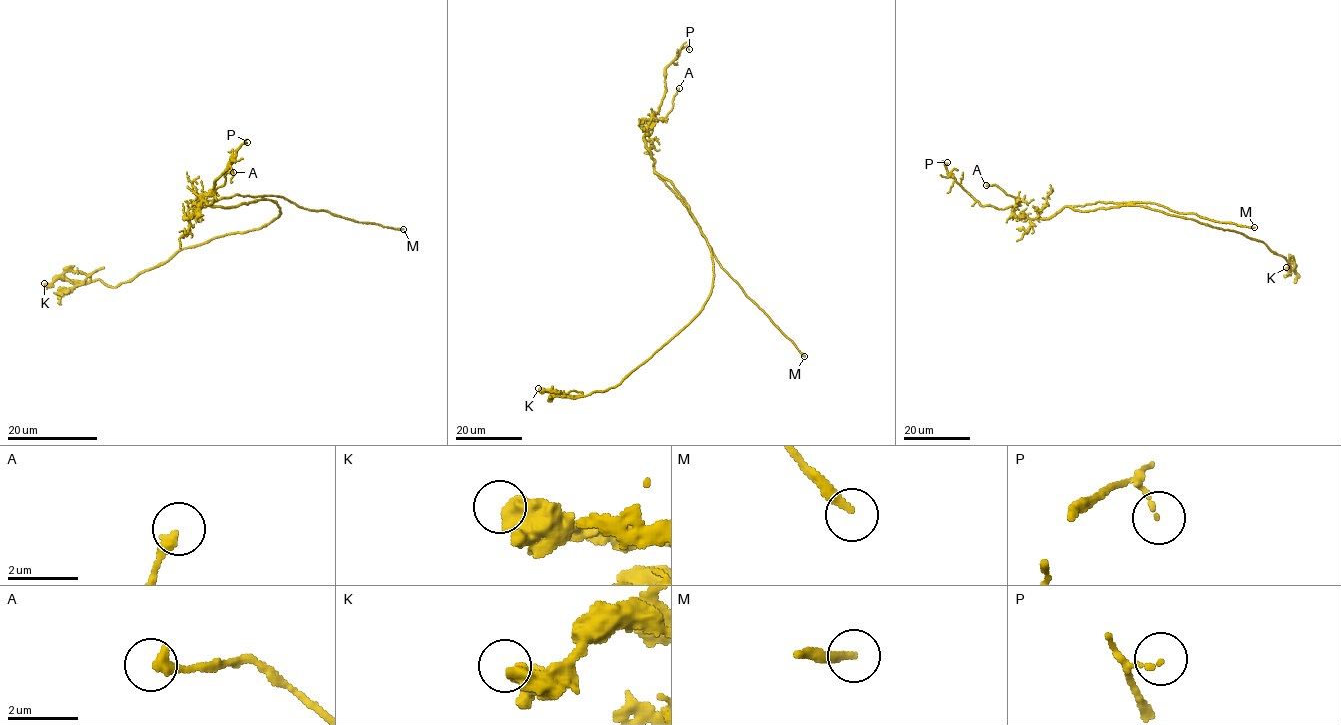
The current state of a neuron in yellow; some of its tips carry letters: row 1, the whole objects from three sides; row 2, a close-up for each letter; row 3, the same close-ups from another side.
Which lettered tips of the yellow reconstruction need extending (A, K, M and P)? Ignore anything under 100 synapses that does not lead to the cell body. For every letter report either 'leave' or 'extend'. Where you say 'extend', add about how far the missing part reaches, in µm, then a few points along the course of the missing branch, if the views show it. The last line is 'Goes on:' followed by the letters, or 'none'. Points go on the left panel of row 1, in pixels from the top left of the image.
A: leave
K: leave
M: extend; about 20 µm are missing; missing branch runs (403, 229), (420, 228), (423, 220), (424, 239)
P: leave
Goes on: M

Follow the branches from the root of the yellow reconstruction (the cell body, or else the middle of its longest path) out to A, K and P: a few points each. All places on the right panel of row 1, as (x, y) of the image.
A: (1150, 209), (1095, 202), (1063, 207), (1049, 218), (1018, 218), (1013, 209), (1017, 199), (995, 185), (986, 185)
K: (1150, 209), (1260, 240), (1283, 256), (1291, 270), (1296, 265), (1290, 267), (1290, 264), (1286, 267)
P: (1150, 209), (1095, 202), (1063, 207), (1049, 218), (1018, 218), (1012, 207), (982, 205), (947, 171), (947, 162)

